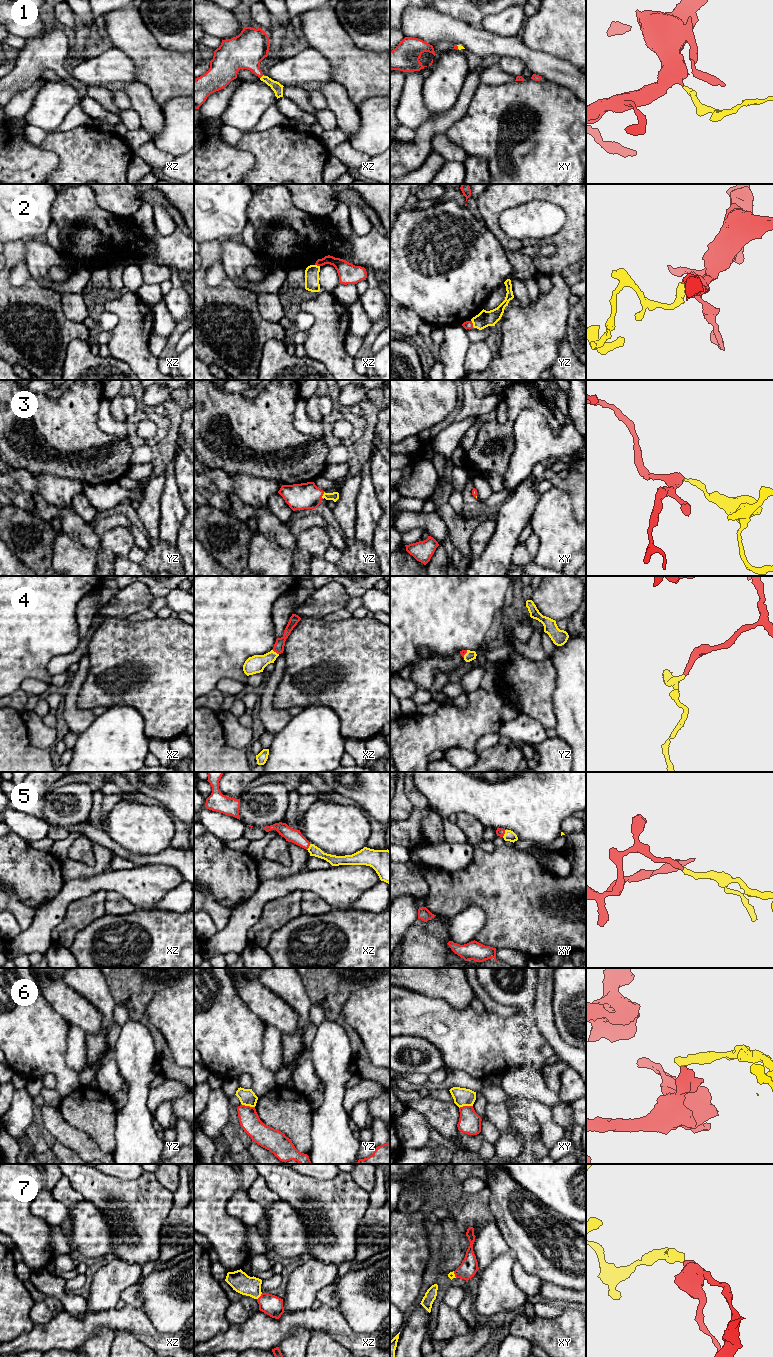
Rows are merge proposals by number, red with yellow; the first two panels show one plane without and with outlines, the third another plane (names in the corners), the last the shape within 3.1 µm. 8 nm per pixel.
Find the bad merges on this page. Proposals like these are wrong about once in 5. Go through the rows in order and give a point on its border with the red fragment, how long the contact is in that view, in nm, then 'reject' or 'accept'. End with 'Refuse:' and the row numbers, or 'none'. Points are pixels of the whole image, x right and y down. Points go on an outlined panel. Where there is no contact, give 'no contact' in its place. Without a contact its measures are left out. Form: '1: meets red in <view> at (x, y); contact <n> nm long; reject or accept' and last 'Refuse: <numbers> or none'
1: meets red in xz at (261, 76); contact 40 nm long; accept
2: meets red in yz at (472, 323); contact 60 nm long; accept
3: meets red in yz at (322, 495); contact 60 nm long; accept
4: meets red in xz at (275, 651); contact 70 nm long; accept
5: meets red in xy at (504, 833); contact 60 nm long; accept
6: meets red in yz at (248, 1106); contact 120 nm long; reject
7: meets red in xz at (260, 1296); contact 70 nm long; accept
Refuse: 6

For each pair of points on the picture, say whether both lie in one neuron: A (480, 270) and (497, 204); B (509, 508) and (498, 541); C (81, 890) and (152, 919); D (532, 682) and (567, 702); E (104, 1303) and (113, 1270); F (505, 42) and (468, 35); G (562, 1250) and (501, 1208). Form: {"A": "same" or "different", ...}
{"A": "different", "B": "same", "C": "different", "D": "different", "E": "same", "F": "same", "G": "same"}

